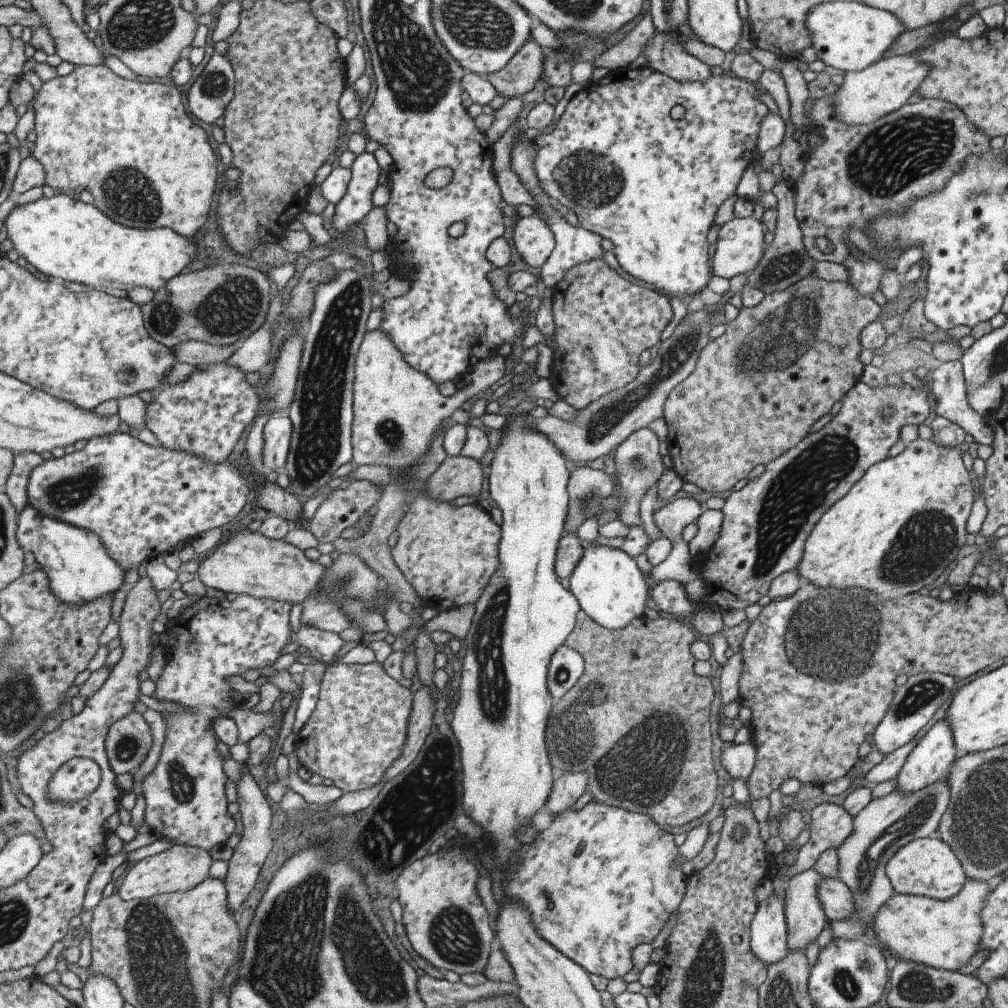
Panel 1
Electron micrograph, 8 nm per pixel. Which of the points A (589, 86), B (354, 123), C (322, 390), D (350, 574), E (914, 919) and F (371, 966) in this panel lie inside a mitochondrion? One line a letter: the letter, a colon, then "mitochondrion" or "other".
A: other
B: other
C: mitochondrion
D: mitochondrion
E: other
F: mitochondrion

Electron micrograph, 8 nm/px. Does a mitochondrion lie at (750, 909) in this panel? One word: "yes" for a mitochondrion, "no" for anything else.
no

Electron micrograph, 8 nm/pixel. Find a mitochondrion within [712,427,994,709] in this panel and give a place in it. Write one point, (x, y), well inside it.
(833, 640)

